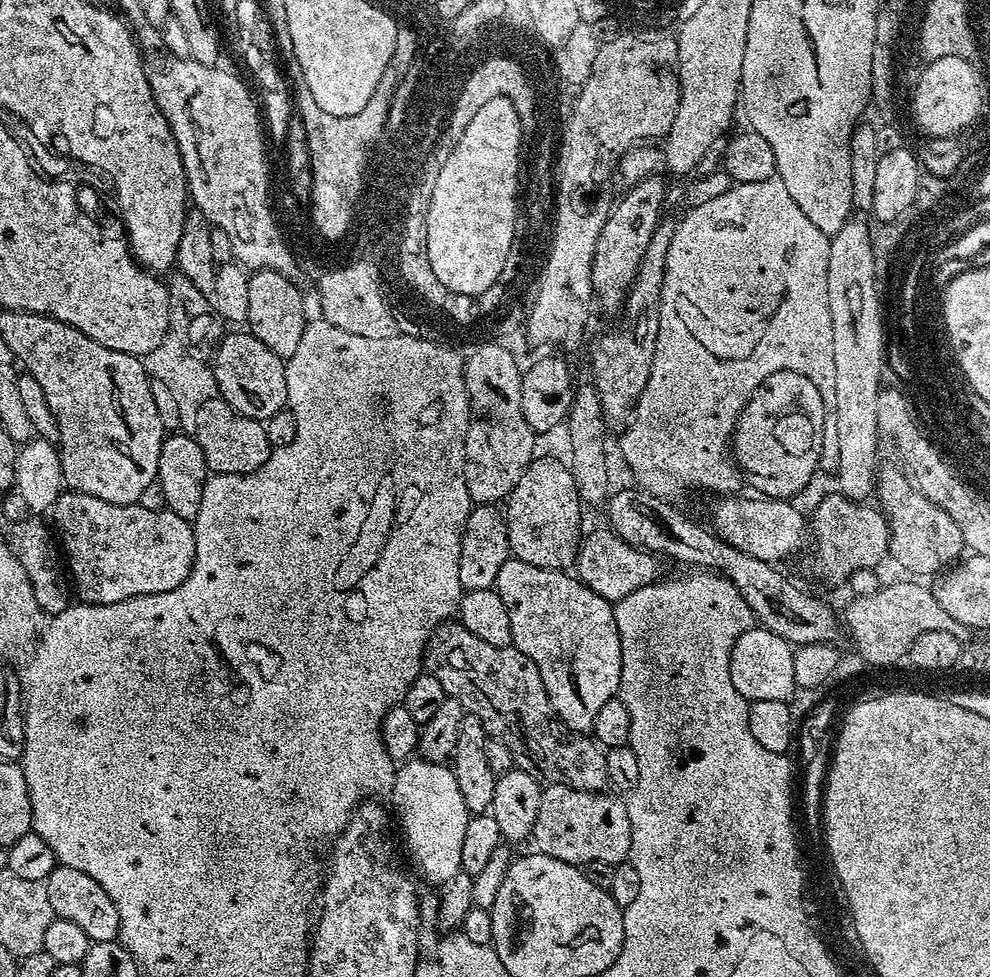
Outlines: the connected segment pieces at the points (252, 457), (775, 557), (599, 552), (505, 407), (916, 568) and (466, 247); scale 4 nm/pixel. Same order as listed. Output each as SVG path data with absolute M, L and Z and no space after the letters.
M211 398L197 410L194 423L194 435L202 454L208 463L209 473L246 474L258 470L262 462L268 460L273 448L266 438L264 424L254 418L238 414L225 400Z
M728 494L720 500L712 508L712 524L711 531L717 536L725 540L730 546L734 546L738 550L742 550L742 554L750 554L750 558L758 558L767 564L776 564L787 558L791 552L796 552L800 547L805 547L806 537L810 532L810 524L806 516L795 508L791 499L773 500L771 498L755 498L751 500L748 496L740 496L741 494Z
M611 527L596 528L580 541L574 565L575 575L594 594L613 602L626 598L626 594L634 594L634 590L642 590L642 586L655 584L657 557L642 548L630 546L621 536L617 536Z
M484 344L473 350L464 360L464 381L468 391L468 429L466 430L466 446L464 447L464 473L466 474L466 490L470 494L473 505L499 505L507 501L508 495L518 486L518 478L526 470L526 466L537 455L537 433L526 426L526 418L522 418L522 386L520 377L522 364L512 357L508 348L500 344Z
M888 468L885 472L883 469L875 481L874 489L875 499L880 499L878 507L888 520L888 551L912 572L913 577L935 577L961 559L965 551L962 530L958 530L954 518L950 518L946 510L930 502L930 498L921 494L911 479L897 468Z
M505 95L487 102L468 120L465 133L442 166L429 204L425 249L442 284L458 294L476 297L489 290L511 239L512 215L518 211L516 154L522 148L520 112Z

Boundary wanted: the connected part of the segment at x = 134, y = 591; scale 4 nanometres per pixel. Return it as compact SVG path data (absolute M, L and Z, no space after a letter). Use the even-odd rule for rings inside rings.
M65 490L54 502L50 520L66 557L75 595L85 604L113 604L135 596L169 592L186 582L194 566L191 523L167 508L146 510L138 502L102 502L102 498L90 494Z

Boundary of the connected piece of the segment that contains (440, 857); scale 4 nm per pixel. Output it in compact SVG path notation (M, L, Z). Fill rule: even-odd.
M419 758L404 760L397 767L390 799L396 807L400 828L404 831L404 844L408 847L408 856L416 867L415 875L436 884L432 886L442 886L447 880L454 878L454 874L460 872L462 838L466 838L466 822L470 814L466 810L466 802L462 802L462 790L458 790L458 778L454 778L451 767L448 764L435 764Z

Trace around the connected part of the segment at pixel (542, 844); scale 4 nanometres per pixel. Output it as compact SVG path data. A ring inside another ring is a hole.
M564 785L545 787L540 793L538 818L531 835L536 840L535 851L577 866L590 862L625 863L632 829L628 805L619 795L608 795L607 791L587 792Z

